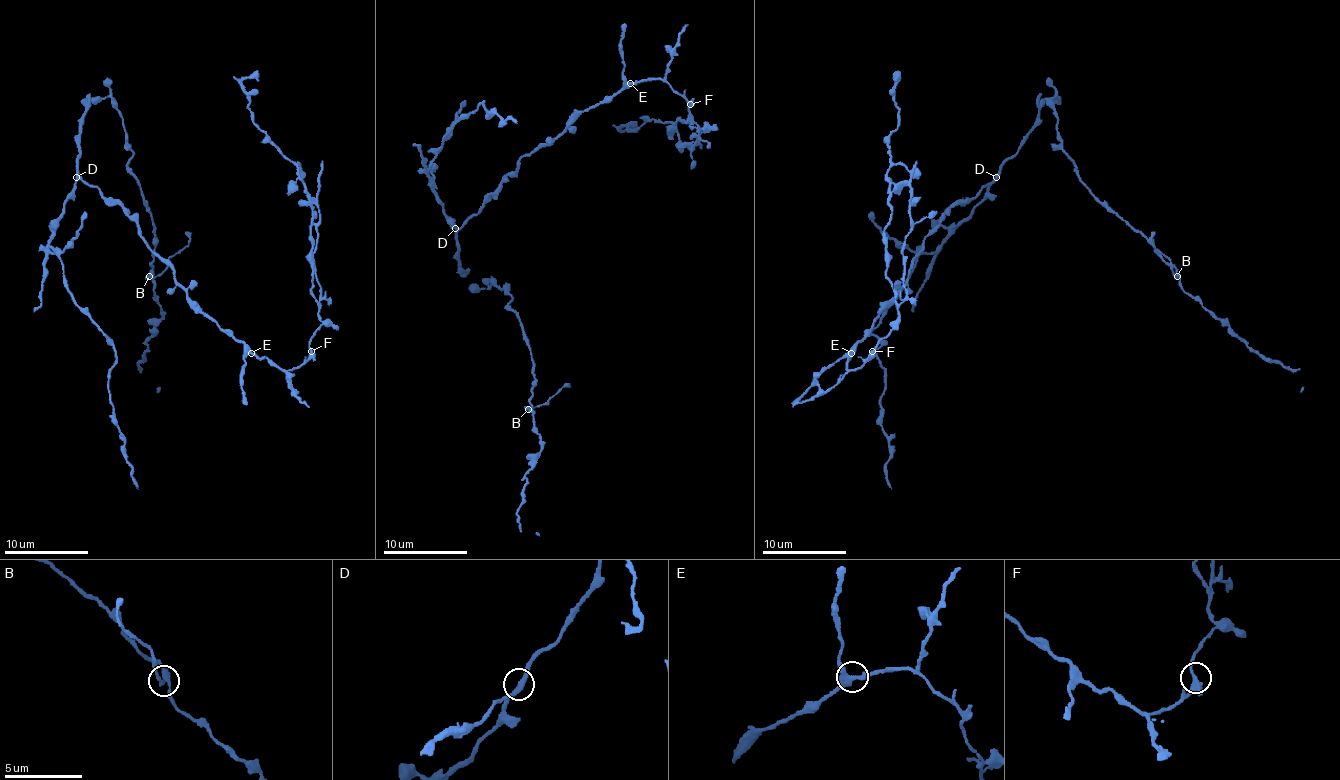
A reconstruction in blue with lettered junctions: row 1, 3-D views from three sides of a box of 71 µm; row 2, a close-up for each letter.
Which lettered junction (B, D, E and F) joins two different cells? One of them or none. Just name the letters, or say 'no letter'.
B

